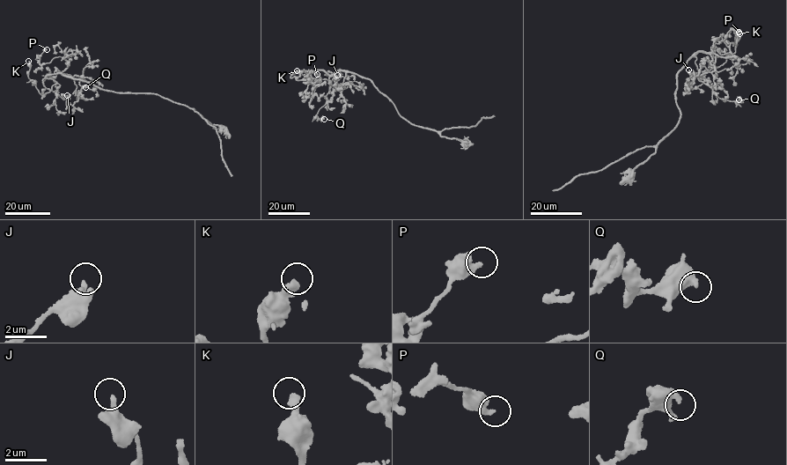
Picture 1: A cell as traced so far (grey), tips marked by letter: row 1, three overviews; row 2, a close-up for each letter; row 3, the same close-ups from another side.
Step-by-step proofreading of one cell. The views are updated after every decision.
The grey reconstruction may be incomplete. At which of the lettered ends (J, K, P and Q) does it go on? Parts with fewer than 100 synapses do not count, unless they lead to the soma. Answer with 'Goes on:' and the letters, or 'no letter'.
Goes on: no letter

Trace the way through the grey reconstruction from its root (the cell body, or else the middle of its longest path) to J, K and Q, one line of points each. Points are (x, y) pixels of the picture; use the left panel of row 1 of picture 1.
J: (124, 92), (106, 90), (64, 73), (81, 79), (78, 100), (67, 105), (67, 95)
K: (124, 92), (106, 90), (56, 72), (46, 77), (56, 83), (51, 90), (39, 93), (28, 77), (28, 61)
Q: (124, 92), (72, 78), (76, 85), (75, 95), (80, 95), (77, 99), (81, 88), (85, 87)

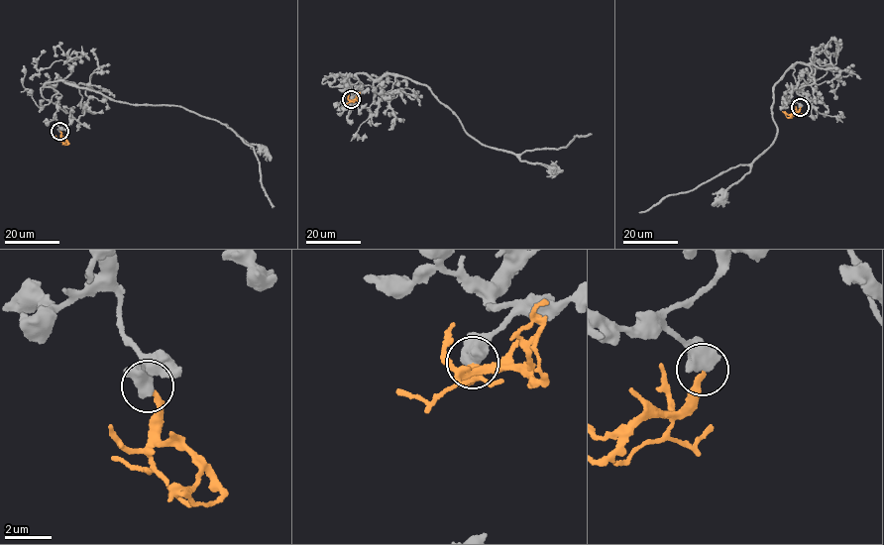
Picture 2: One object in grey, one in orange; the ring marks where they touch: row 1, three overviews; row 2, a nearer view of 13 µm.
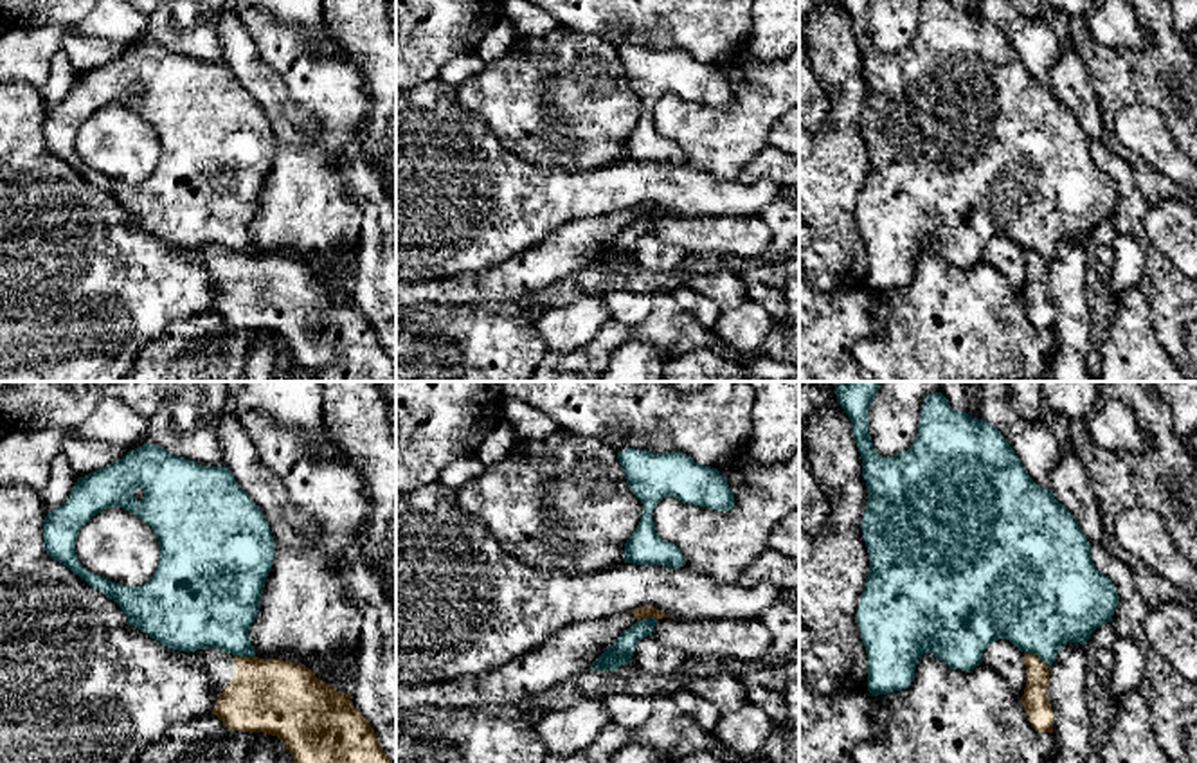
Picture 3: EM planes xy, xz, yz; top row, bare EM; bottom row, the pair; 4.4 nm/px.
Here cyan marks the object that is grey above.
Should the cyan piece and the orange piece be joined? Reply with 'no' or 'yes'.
no

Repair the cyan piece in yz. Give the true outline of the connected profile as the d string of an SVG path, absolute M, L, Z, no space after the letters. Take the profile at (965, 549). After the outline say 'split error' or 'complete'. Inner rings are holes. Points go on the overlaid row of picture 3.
M841 382L835 387L837 403L851 421L868 486L860 527L869 572L857 608L868 651L868 691L878 696L907 689L923 653L932 653L954 669L970 671L981 664L985 648L999 639L1051 666L1062 644L1085 644L1096 628L1111 623L1120 603L1114 583L1093 563L1091 543L1076 518L1055 498L1053 489L1033 482L1003 434L988 421L956 412L936 392L923 399L913 446L895 457L882 457L868 434L868 410L880 385Z; complete

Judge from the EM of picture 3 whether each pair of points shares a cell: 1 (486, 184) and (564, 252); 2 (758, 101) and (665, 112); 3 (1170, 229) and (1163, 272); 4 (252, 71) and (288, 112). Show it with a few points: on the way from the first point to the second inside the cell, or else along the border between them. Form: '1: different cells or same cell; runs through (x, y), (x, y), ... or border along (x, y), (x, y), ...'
1: different cells; border along (582, 218), (558, 225), (508, 260)
2: same cell; runs through (735, 117), (688, 117)
3: different cells; border along (1142, 220), (1147, 240), (1178, 269)
4: same cell; runs through (261, 81), (278, 101)

